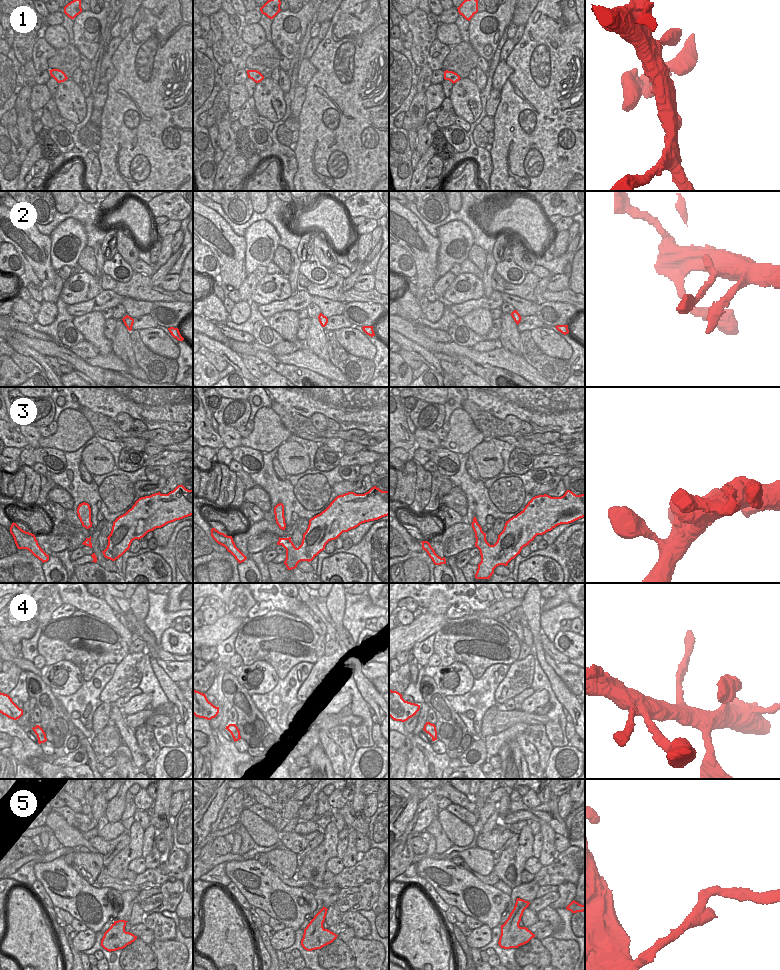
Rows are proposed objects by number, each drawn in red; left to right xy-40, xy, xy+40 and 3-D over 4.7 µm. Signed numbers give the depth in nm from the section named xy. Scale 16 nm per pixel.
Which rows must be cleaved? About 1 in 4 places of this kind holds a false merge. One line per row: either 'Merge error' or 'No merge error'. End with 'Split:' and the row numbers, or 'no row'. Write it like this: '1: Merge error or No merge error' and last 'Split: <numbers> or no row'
1: Merge error
2: No merge error
3: No merge error
4: No merge error
5: Merge error
Split: 1, 5.

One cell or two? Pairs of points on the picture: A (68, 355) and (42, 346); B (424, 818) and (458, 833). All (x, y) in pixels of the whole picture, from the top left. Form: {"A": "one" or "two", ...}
{"A": "one", "B": "two"}

